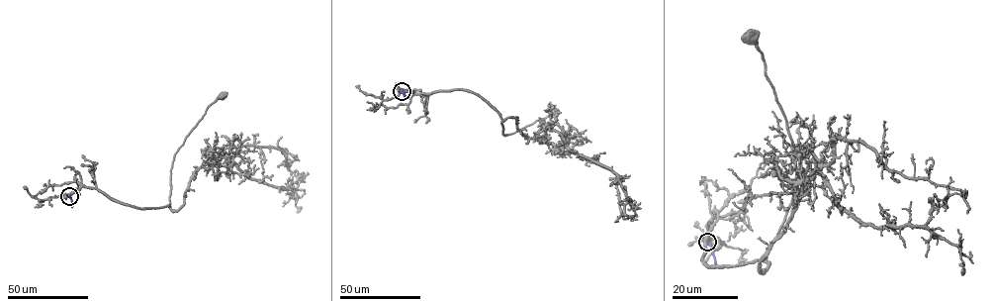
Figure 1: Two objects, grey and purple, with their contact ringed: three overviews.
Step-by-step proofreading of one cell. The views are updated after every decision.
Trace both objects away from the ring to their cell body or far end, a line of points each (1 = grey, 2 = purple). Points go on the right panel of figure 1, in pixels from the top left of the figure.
1: (707, 242), (710, 222), (703, 256), (709, 266), (764, 260), (795, 182), (787, 121), (750, 36)
2: (707, 242), (716, 264)

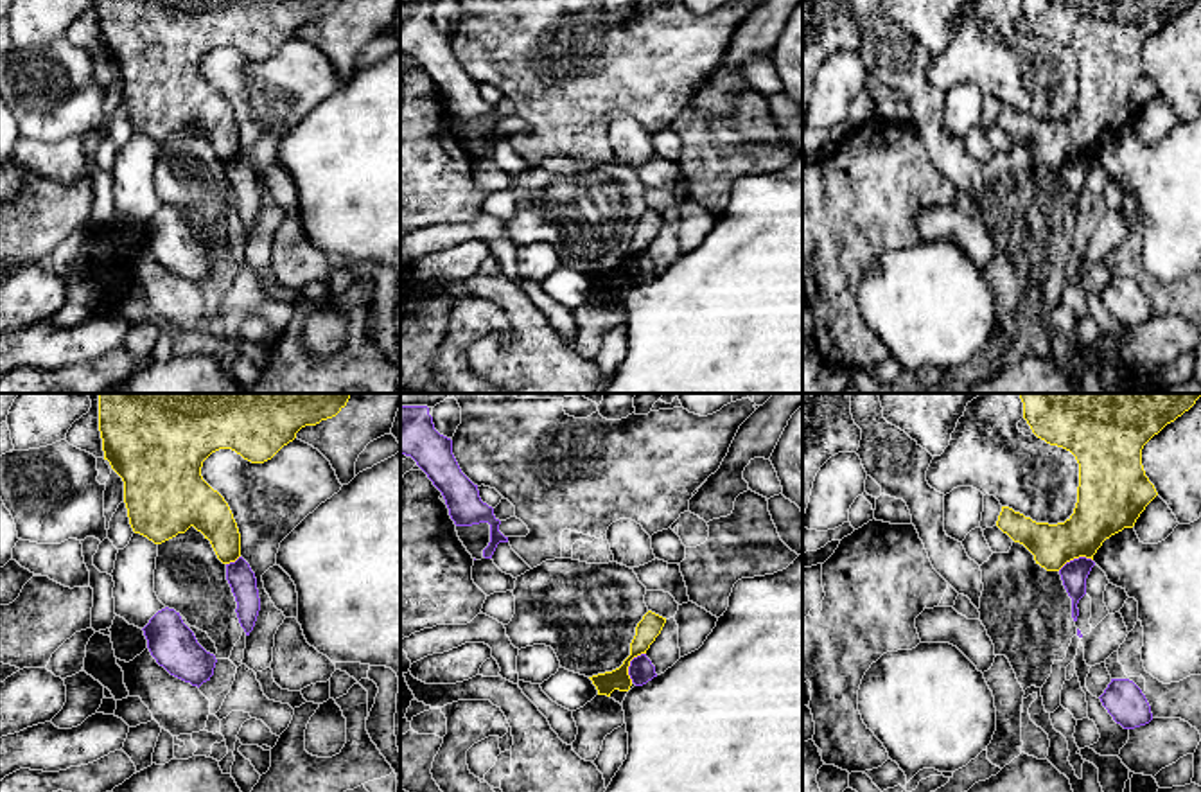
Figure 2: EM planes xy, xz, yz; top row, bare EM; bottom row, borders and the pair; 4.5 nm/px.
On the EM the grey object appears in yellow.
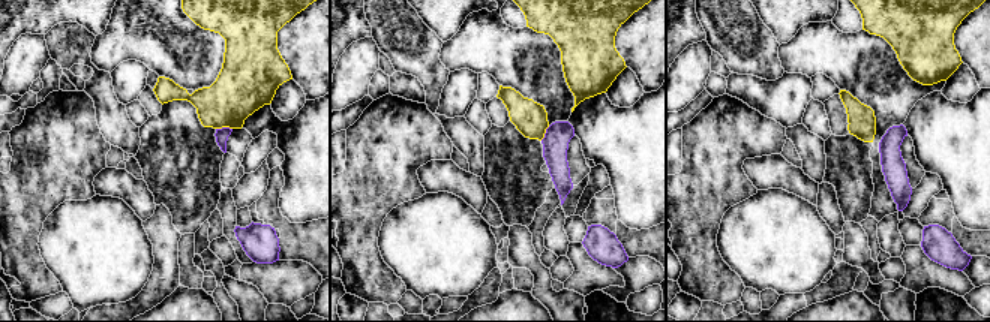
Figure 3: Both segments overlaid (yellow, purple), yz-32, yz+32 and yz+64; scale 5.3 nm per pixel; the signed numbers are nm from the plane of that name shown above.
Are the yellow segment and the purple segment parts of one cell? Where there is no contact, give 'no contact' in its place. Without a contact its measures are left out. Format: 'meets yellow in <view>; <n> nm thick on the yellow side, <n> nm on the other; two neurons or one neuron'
meets yellow in xz; 100 nm thick on the yellow side, 120 nm on the other; two neurons

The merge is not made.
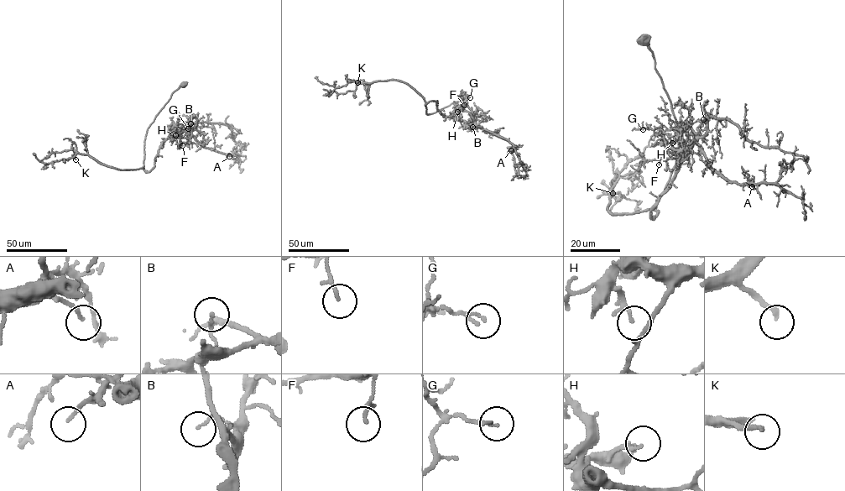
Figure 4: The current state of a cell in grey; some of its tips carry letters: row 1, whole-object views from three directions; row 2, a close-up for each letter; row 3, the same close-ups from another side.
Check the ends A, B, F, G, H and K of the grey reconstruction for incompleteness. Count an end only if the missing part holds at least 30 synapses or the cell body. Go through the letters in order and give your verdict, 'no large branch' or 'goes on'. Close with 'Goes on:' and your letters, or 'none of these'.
A: no large branch
B: no large branch
F: no large branch
G: no large branch
H: no large branch
K: goes on
Goes on: K

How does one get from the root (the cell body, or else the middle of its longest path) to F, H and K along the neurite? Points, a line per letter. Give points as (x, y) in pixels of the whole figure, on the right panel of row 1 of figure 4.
F: (644, 39), (678, 135), (676, 164), (650, 217), (684, 142), (694, 137), (659, 164)
H: (644, 39), (678, 135), (676, 164), (650, 217), (684, 142), (695, 138), (687, 148), (666, 147), (672, 143)
K: (644, 39), (676, 122), (676, 164), (654, 208), (612, 213), (607, 206), (613, 180), (612, 193)

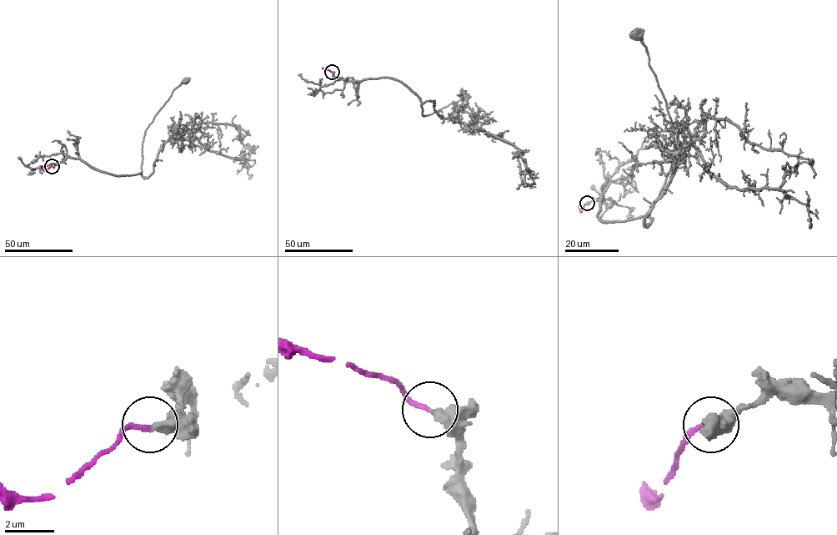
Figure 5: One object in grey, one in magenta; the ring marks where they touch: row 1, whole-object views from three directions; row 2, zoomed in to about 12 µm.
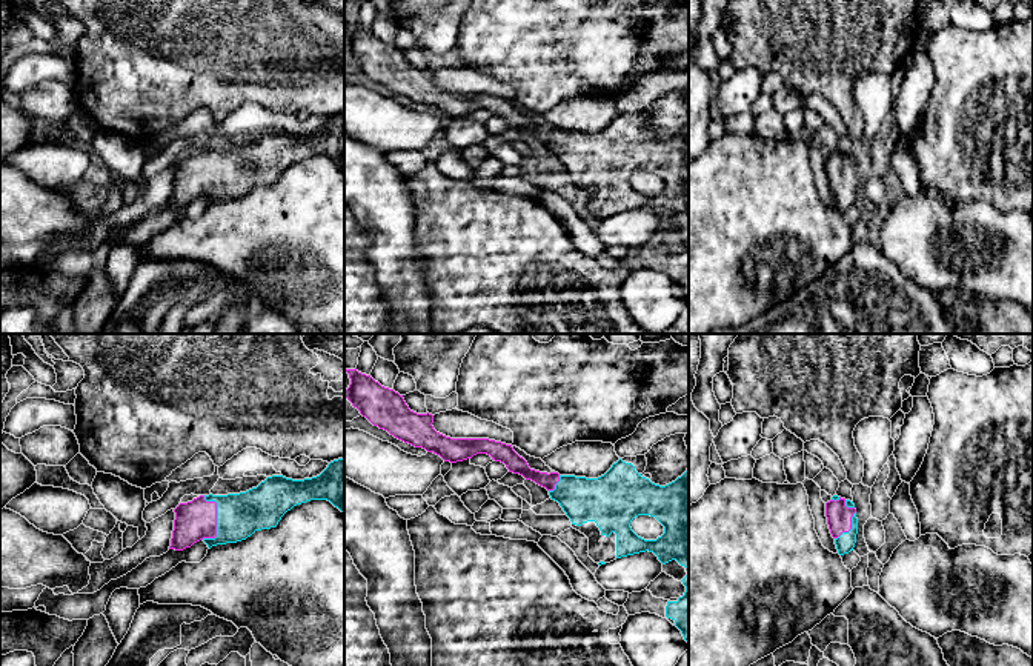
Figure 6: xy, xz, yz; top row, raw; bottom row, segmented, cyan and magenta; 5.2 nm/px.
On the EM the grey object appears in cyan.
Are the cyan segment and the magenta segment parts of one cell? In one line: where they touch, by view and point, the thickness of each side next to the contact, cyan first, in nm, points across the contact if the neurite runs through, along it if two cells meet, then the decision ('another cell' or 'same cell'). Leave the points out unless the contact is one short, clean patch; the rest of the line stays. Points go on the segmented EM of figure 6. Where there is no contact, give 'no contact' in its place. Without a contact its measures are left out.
contact xy (217, 514); calibres 240 and 200 nm; way xy (239, 516), (217, 514), (194, 520); same cell

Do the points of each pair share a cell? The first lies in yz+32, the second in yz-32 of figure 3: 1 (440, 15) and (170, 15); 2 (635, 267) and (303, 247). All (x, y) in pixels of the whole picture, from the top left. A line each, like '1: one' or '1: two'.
1: two
2: two

